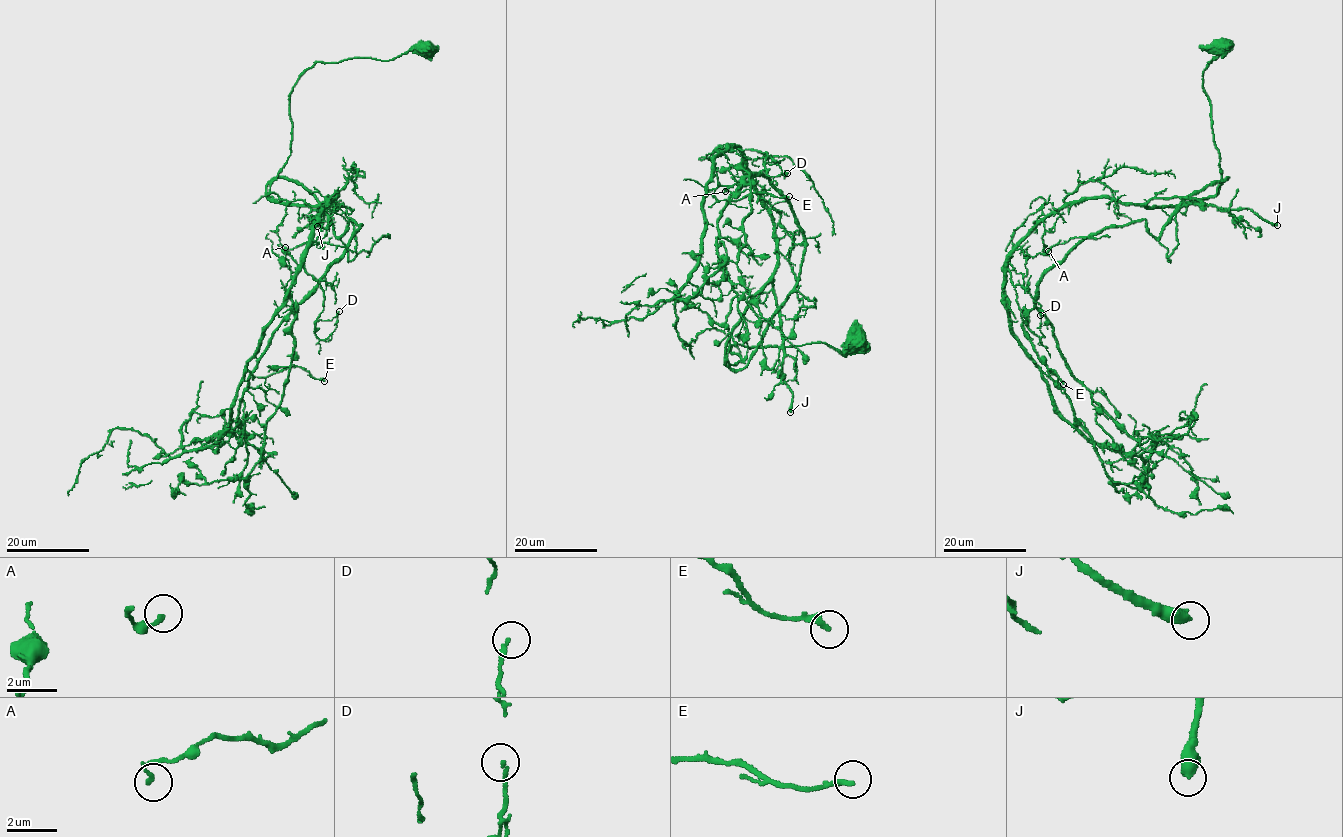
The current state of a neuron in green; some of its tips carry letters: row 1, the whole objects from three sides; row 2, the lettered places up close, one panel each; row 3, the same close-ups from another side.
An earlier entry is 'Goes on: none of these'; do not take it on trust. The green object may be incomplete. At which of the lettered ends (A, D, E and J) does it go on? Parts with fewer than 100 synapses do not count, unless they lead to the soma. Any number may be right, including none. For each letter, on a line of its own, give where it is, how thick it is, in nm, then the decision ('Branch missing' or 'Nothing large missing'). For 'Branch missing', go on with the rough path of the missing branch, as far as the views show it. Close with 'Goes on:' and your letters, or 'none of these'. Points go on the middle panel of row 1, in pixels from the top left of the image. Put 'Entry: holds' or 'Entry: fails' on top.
Entry: holds
A: Place: (725, 191). Thickness 150 nm. Nothing large missing
D: Place: (787, 173). Thickness 130 nm. Nothing large missing
E: Place: (789, 196). Thickness 240 nm. Nothing large missing
J: Place: (790, 412). Thickness 500 nm. Nothing large missing
Goes on: none of these

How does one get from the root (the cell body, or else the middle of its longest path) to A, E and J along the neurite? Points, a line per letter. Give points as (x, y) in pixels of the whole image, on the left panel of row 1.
A: (425, 49), (315, 62), (299, 77), (290, 155), (268, 194), (310, 205), (338, 196), (316, 239), (285, 247)
E: (425, 49), (315, 62), (290, 94), (290, 155), (268, 195), (338, 196), (246, 367), (324, 381)
J: (425, 49), (388, 60), (315, 62), (294, 86), (290, 155), (268, 194), (311, 205), (328, 197), (317, 226)

